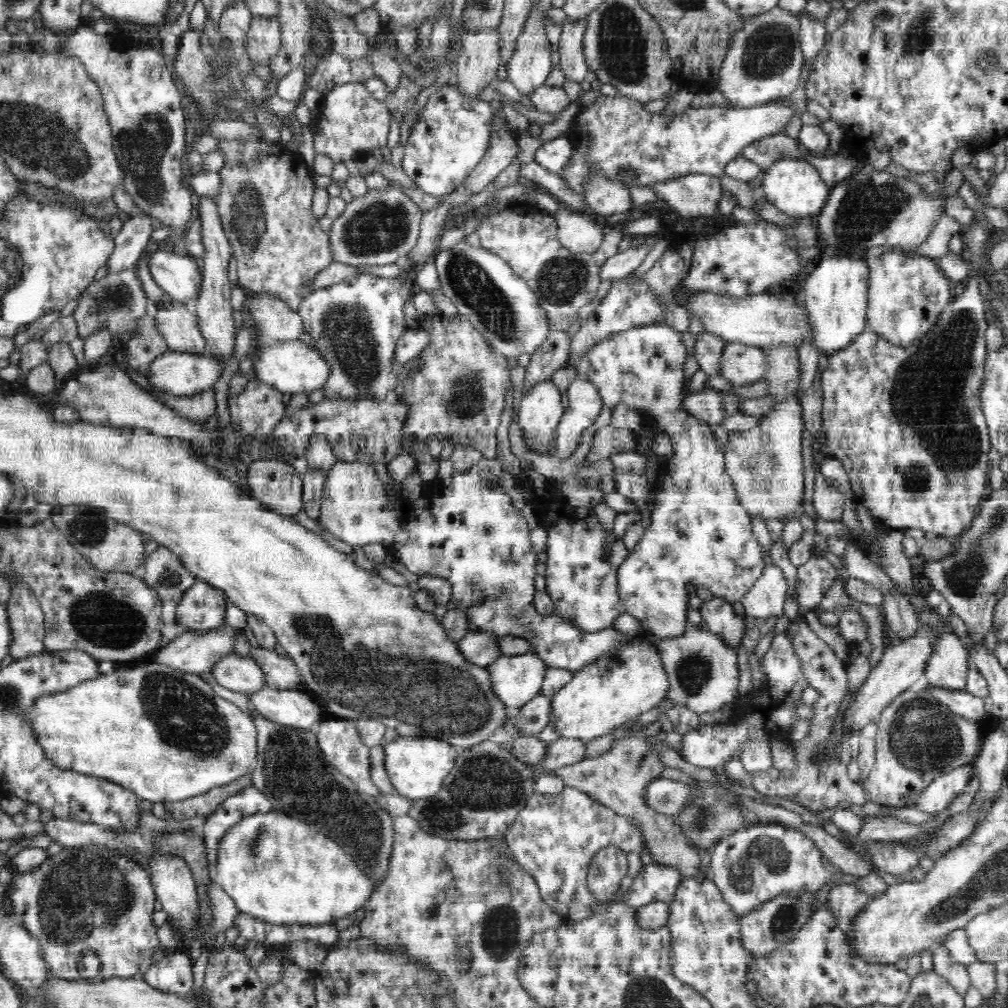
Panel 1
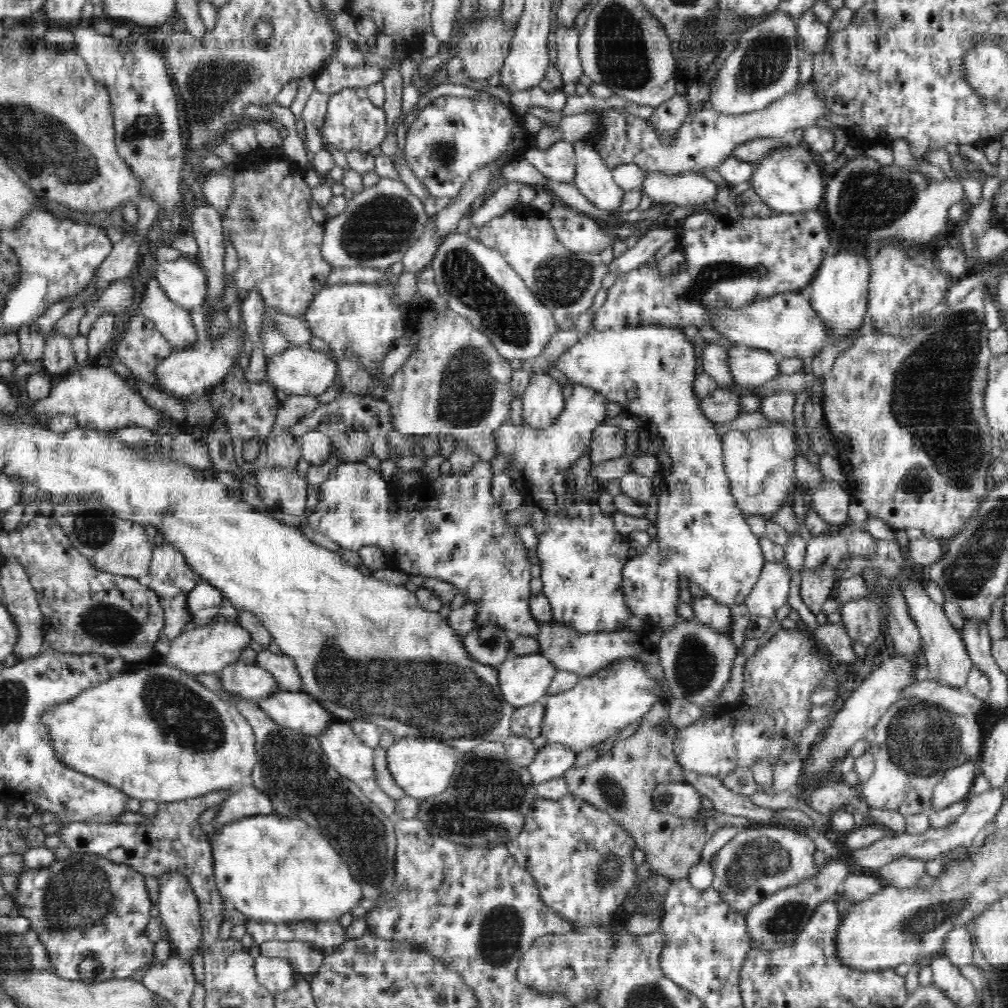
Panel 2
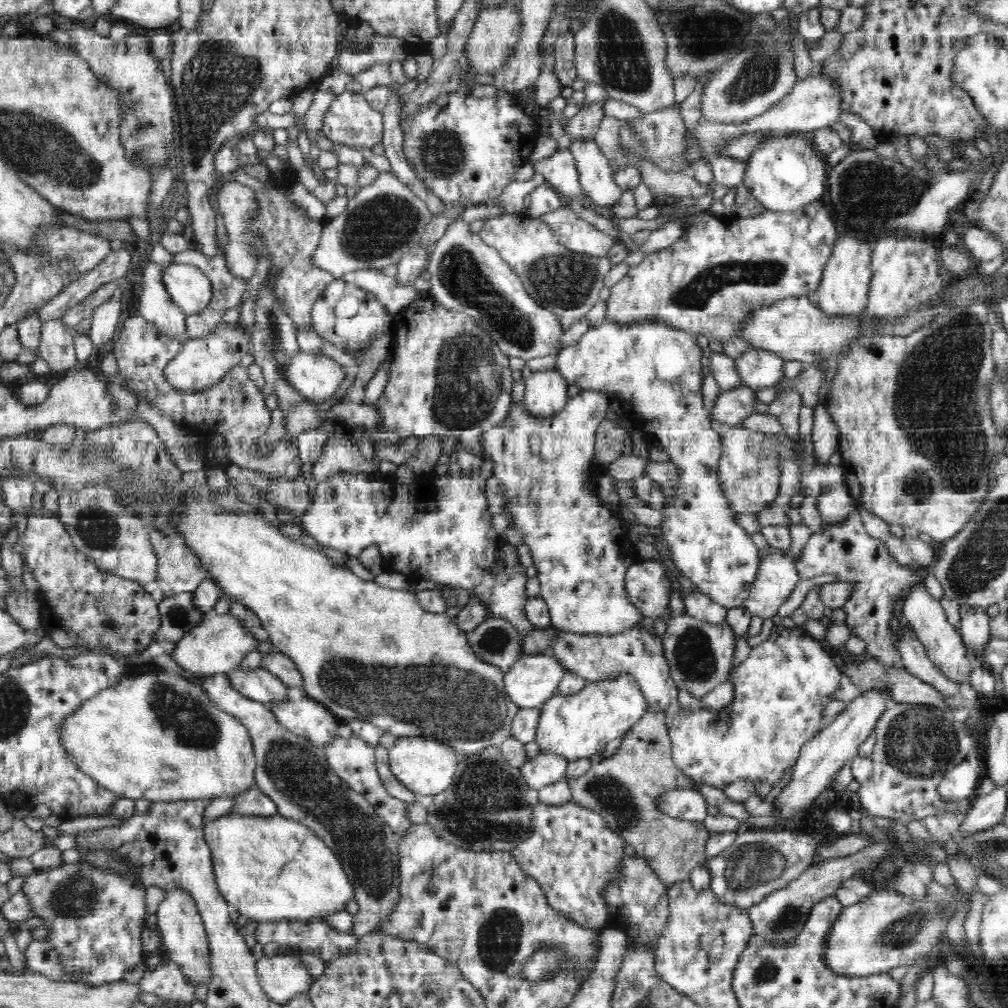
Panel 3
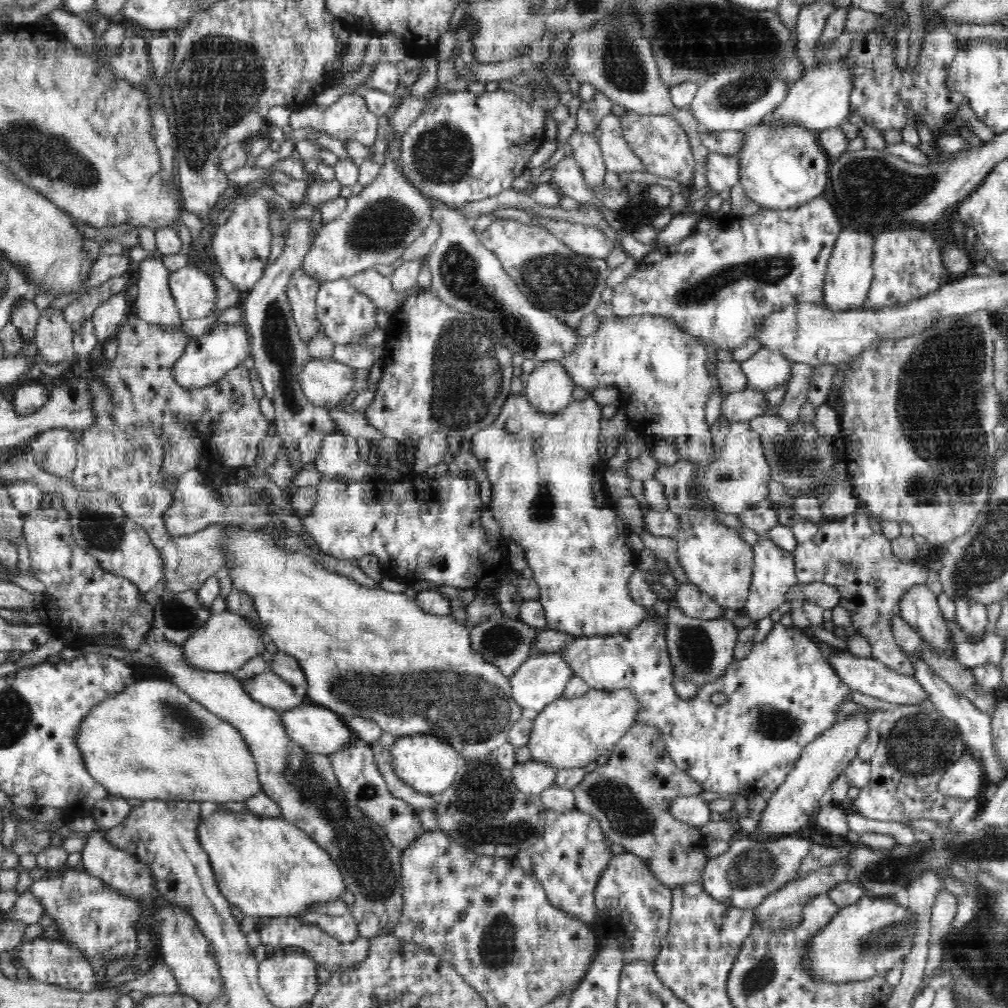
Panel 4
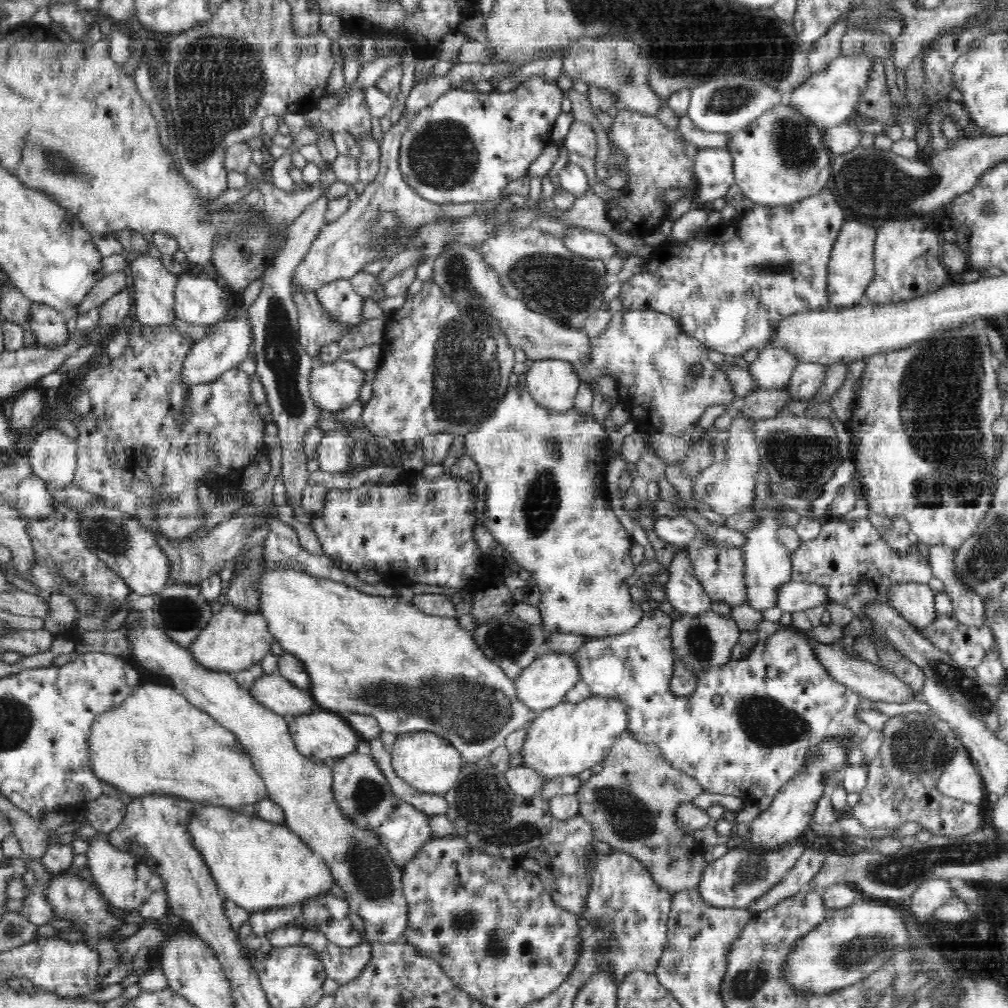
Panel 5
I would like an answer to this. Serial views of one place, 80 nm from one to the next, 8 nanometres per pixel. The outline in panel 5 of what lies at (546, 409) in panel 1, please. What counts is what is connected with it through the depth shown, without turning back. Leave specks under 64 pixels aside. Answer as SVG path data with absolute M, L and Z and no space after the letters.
M537 360L526 371L526 387L534 401L556 413L573 408L580 383L578 371L565 360Z

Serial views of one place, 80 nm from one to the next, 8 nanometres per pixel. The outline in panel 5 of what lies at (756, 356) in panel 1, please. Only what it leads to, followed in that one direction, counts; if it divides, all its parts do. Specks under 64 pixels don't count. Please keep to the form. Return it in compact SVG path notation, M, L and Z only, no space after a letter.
M772 343L759 352L758 358L748 363L748 371L752 373L752 379L762 389L781 389L786 387L796 364L798 357L792 351L788 351L780 343Z

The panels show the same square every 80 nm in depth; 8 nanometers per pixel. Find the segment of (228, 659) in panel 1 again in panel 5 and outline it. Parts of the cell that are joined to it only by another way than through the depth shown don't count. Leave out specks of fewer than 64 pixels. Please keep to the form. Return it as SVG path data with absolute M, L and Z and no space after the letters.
M276 673L260 676L252 684L250 694L260 704L282 716L310 715L319 708L309 691L303 691Z

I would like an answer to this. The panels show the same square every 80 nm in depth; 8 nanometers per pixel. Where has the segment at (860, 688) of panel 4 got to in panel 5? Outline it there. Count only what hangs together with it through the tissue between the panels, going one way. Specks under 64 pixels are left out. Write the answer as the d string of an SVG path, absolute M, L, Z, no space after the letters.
M813 642L813 651L816 659L820 661L820 665L828 671L828 675L832 676L832 679L859 693L863 699L902 704L918 698L918 694L914 694L912 689L908 688L892 672L886 670L886 668L878 667L868 660L846 654L840 644L825 645L824 643Z

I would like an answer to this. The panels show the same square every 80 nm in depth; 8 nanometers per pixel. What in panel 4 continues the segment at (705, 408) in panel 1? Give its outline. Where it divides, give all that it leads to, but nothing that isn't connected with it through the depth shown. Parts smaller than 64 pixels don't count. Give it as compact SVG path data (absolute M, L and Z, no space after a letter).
M750 386L742 390L742 392L725 393L725 395L723 396L723 403L721 404L720 416L726 417L726 419L728 419L728 421L730 422L747 423L753 418L765 415L766 408L768 408L769 404L768 401L766 401L764 394L765 391L750 388Z

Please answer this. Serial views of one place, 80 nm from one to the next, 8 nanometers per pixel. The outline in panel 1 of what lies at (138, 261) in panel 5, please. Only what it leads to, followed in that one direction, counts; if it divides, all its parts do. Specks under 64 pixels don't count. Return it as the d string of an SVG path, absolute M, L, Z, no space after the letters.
M178 301L164 303L157 306L154 318L169 350L199 355L207 352L207 342L192 306Z

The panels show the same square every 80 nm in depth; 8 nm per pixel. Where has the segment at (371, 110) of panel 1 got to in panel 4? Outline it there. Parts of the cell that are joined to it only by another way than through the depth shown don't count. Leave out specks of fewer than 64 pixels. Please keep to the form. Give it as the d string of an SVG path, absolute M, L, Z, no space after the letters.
M355 92L342 96L338 102L322 110L316 108L316 105L311 105L304 110L293 111L290 117L290 127L292 131L300 128L312 128L316 129L316 131L324 131L330 137L340 139L342 142L356 140L356 142L370 147L376 140L379 128L378 119L379 117L376 114L370 112L366 101L364 101L360 93Z

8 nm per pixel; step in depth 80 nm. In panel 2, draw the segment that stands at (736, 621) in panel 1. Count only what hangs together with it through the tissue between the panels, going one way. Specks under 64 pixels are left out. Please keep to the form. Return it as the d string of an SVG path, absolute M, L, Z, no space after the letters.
M709 595L695 598L691 604L698 622L708 625L712 630L731 634L730 607L717 602Z

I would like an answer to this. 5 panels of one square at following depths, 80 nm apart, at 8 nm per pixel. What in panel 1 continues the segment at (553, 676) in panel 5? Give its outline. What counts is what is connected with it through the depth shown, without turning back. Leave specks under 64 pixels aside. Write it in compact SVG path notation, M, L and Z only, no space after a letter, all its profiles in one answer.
M536 653L504 655L486 667L491 673L492 689L509 709L518 710L541 694L549 667Z

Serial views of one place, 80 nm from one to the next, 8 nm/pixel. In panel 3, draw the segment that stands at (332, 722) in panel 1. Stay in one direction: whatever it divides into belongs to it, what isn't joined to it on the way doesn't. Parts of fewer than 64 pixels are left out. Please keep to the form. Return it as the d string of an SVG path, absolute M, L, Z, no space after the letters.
M343 722L334 740L325 749L329 767L334 774L337 774L356 794L364 795L364 798L368 800L368 805L374 807L376 814L390 827L391 832L398 837L406 836L406 832L413 824L408 819L407 803L390 796L384 787L376 768L374 746L370 746Z

